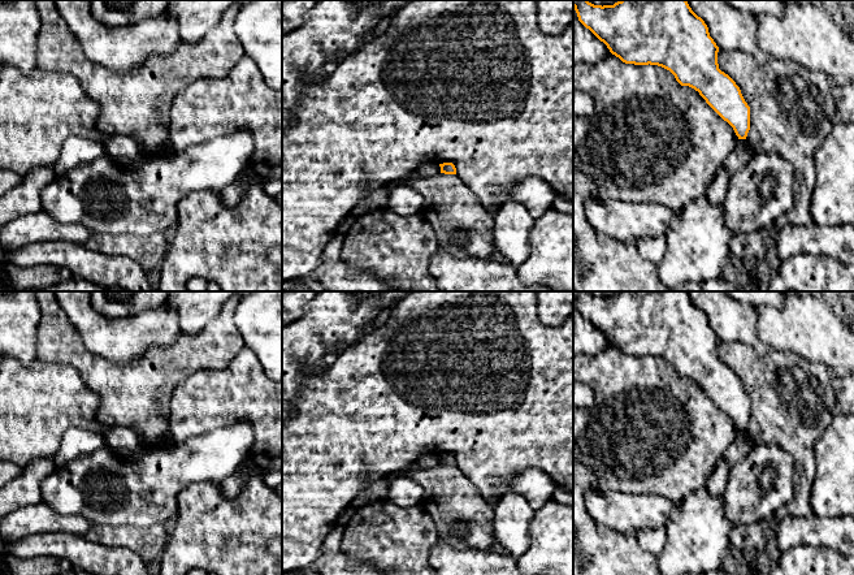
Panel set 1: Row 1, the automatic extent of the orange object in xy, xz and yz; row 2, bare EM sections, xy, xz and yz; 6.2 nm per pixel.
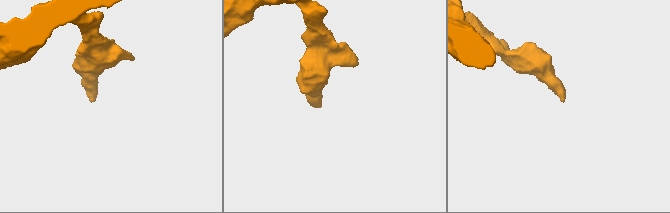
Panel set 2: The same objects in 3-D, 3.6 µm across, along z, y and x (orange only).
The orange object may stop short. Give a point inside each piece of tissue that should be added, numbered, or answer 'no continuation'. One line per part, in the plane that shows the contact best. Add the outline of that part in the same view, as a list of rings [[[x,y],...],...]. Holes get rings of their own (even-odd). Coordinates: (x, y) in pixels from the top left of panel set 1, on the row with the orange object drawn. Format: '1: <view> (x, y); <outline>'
no continuation

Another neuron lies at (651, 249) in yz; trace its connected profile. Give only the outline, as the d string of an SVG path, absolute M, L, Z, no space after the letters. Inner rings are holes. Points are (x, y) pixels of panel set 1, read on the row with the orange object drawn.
M646 235L638 238L634 243L638 247L640 255L654 264L658 264L662 260L667 250L666 237Z

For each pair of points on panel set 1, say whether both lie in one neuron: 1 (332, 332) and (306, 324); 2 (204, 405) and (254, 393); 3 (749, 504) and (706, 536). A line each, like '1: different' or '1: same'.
1: different
2: same
3: different

